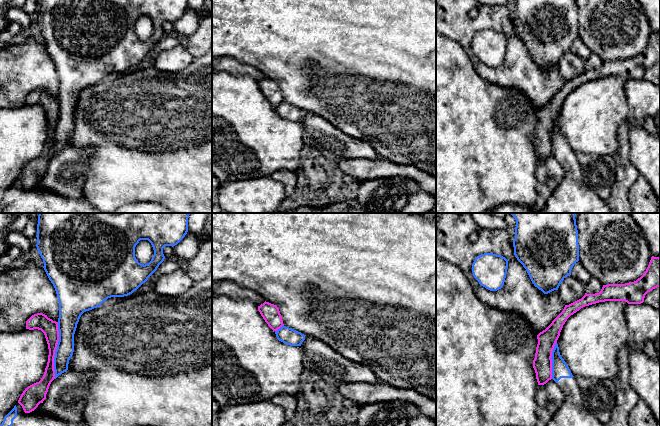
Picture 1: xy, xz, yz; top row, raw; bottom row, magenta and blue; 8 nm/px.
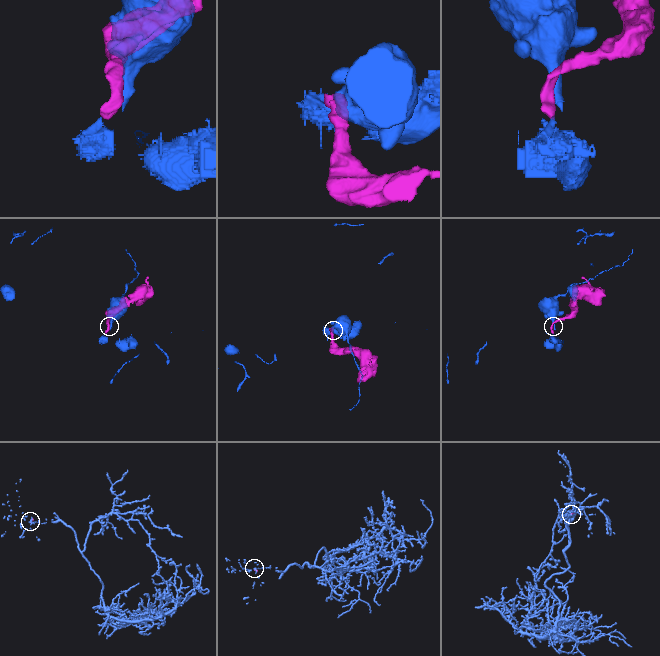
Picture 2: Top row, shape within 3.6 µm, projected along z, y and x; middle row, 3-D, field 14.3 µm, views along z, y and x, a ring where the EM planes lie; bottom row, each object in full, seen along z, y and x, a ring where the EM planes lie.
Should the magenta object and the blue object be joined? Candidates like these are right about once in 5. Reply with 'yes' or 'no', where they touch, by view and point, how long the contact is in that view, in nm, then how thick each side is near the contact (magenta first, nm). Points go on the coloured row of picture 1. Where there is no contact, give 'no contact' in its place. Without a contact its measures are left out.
no | xy (55, 350) | 460 nm | 130/160 nm

